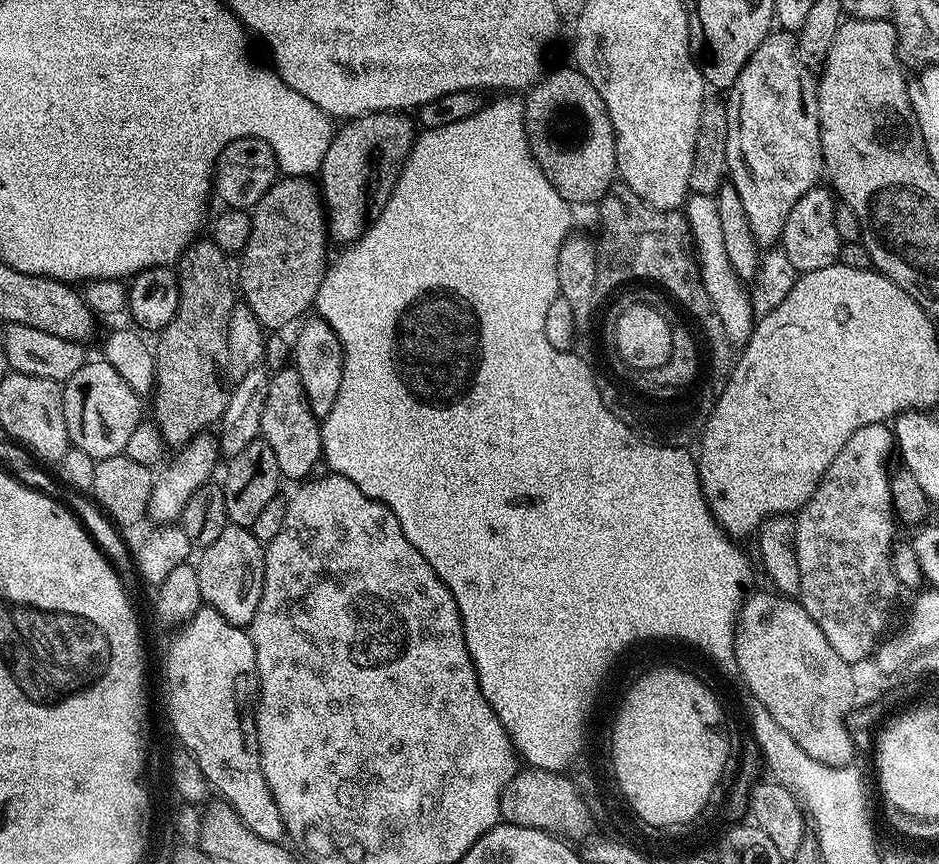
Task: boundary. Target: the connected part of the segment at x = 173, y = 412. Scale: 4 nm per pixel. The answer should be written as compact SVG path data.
M211 238L193 240L181 254L178 261L178 310L172 321L159 333L160 341L154 344L156 387L151 397L151 415L160 428L165 445L172 450L185 447L197 435L211 429L211 424L213 427L219 422L228 405L228 327L230 314L238 303L238 292L234 287L233 273L228 273L228 264L224 260L227 260L225 252Z

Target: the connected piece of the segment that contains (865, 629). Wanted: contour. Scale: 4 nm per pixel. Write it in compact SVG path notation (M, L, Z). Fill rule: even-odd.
M887 423L871 424L862 426L862 430L854 430L842 450L838 450L838 458L830 462L812 497L795 517L800 575L798 601L807 614L814 618L827 641L834 646L835 653L853 666L875 653L885 635L884 627L892 616L892 607L902 593L900 578L892 569L892 539L896 536L898 520L892 506L888 464L891 456L894 456L894 432Z

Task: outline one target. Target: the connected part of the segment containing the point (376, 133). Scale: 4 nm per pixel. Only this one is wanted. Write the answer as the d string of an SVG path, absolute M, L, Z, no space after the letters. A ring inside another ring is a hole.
M403 111L372 112L369 116L357 116L356 119L347 121L341 127L344 128L341 132L339 129L333 135L330 150L326 150L326 158L322 158L318 187L323 197L324 211L327 213L329 237L335 243L337 240L340 246L352 244L364 234L364 231L378 218L378 214L384 209L394 190L402 166L412 149L412 142L418 135L413 121L408 121L404 116L407 115Z

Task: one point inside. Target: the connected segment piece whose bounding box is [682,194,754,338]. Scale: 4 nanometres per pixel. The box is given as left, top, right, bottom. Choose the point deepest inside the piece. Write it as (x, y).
(732, 303)

